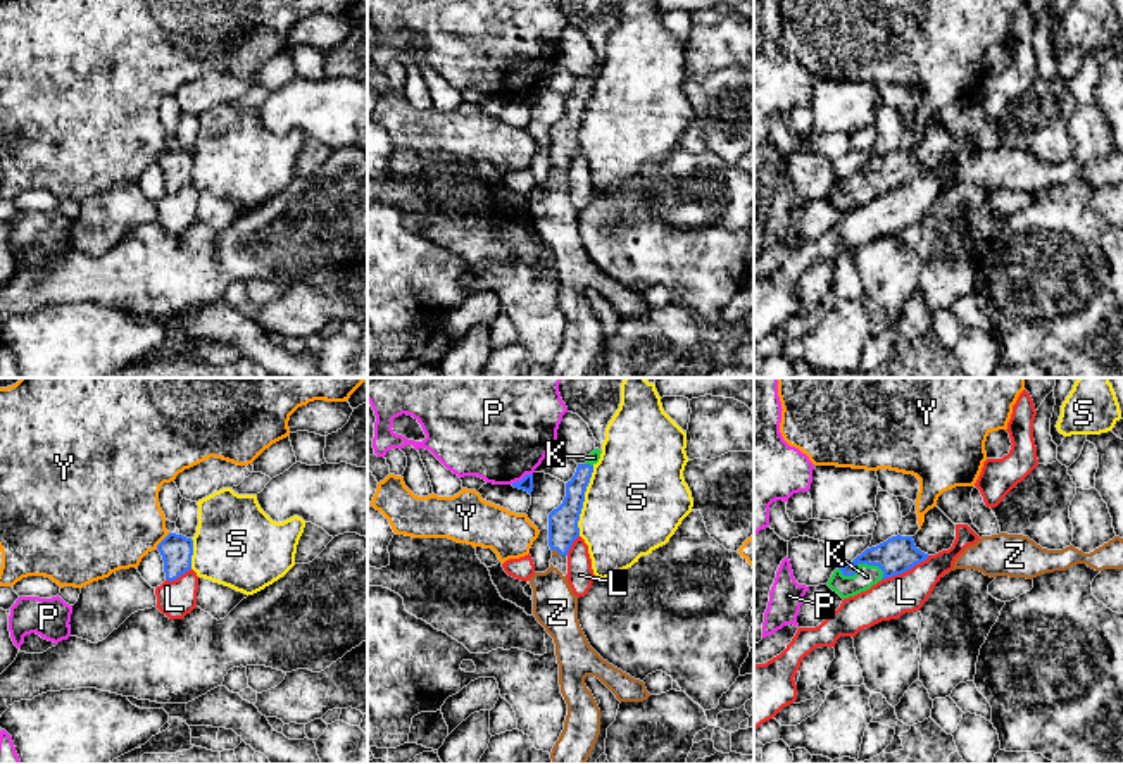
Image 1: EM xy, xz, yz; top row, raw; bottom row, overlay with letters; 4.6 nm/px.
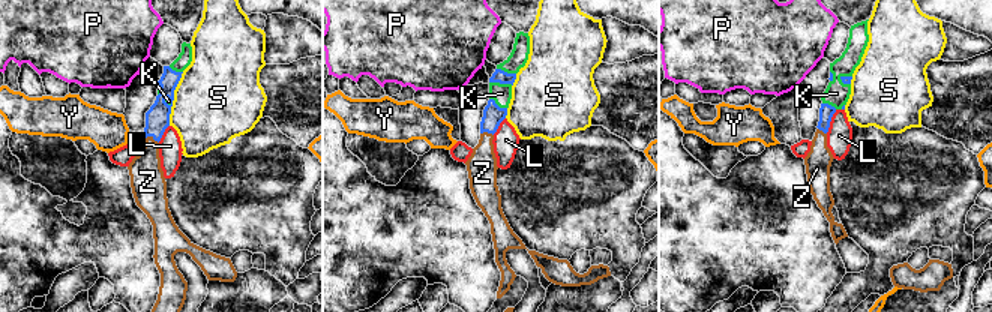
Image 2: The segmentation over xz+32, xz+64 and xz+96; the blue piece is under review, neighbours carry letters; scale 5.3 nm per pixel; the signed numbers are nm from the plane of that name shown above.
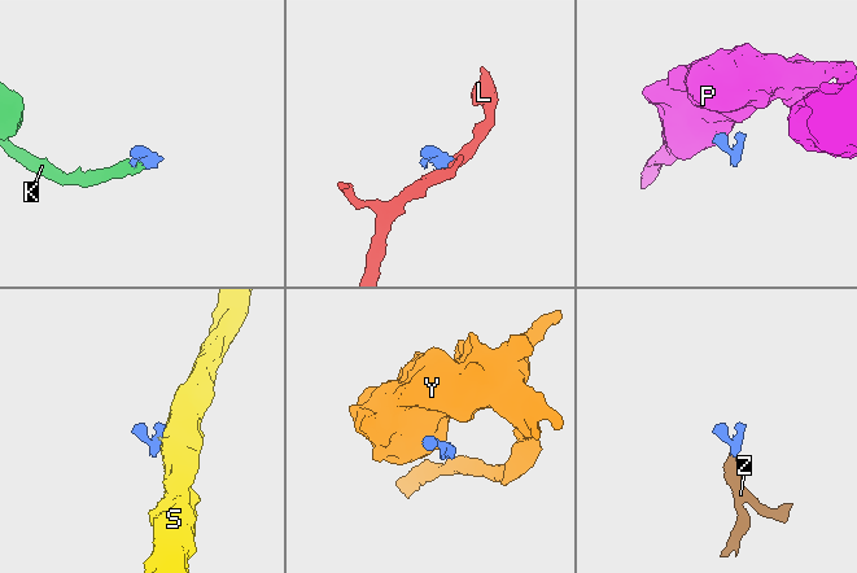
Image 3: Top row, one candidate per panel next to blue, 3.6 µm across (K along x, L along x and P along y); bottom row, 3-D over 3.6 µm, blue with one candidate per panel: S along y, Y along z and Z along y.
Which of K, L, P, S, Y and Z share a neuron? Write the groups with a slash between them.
K Z / L / P / S / Y

